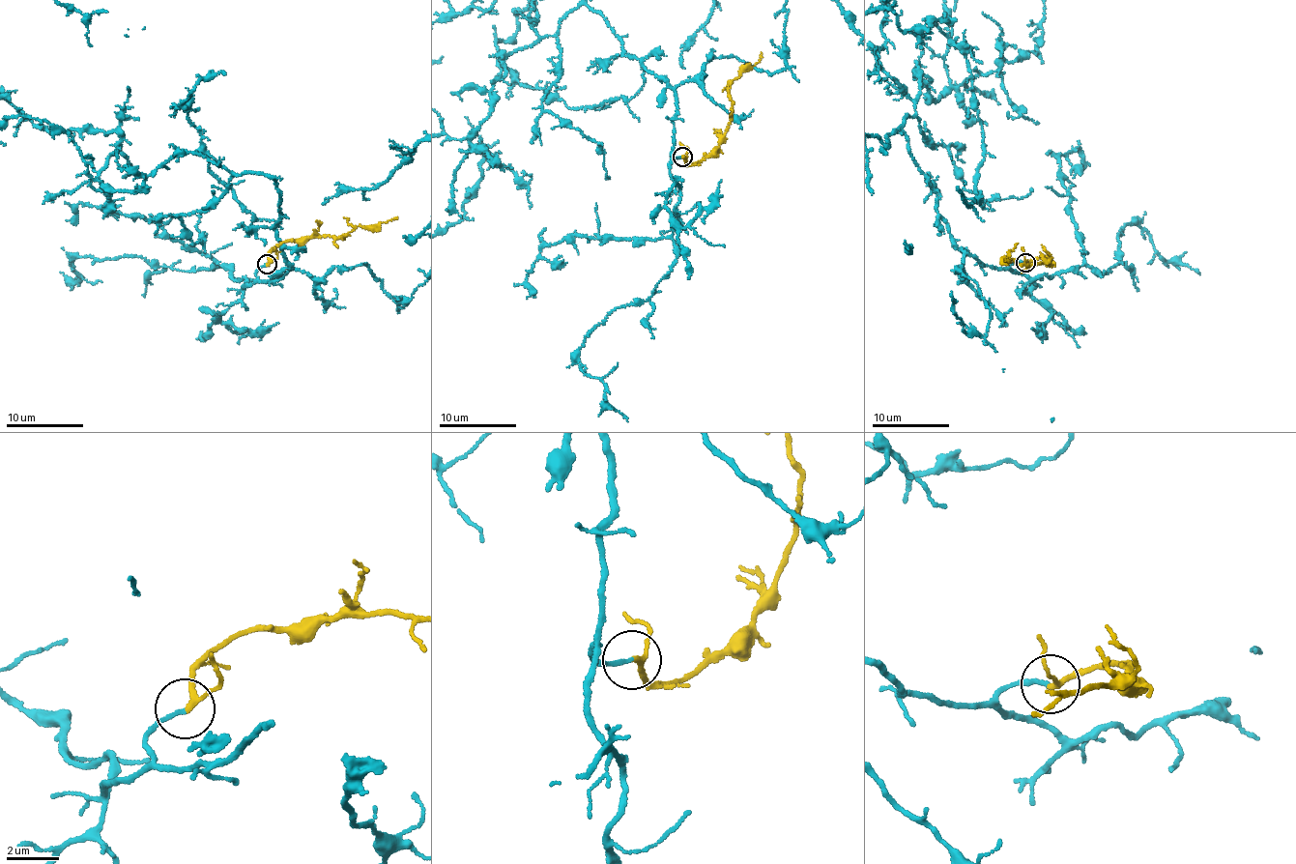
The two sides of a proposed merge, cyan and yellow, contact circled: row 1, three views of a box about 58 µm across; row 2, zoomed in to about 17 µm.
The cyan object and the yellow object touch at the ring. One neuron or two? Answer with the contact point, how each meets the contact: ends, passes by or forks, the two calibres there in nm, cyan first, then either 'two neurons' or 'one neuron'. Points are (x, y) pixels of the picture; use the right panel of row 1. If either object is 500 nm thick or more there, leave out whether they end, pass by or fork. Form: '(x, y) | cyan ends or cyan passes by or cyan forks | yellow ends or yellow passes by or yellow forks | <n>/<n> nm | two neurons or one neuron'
(1025, 262) | cyan ends | yellow passes by | 140/170 nm | one neuron

